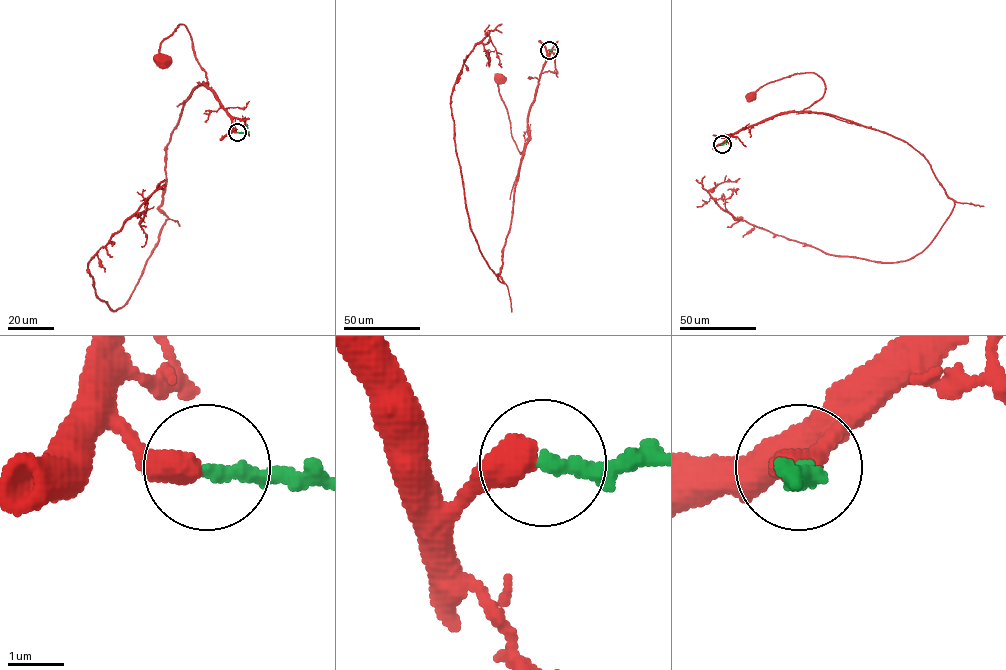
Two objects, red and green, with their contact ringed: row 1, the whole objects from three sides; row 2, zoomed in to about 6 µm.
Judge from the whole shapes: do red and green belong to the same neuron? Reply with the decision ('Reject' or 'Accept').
Accept

